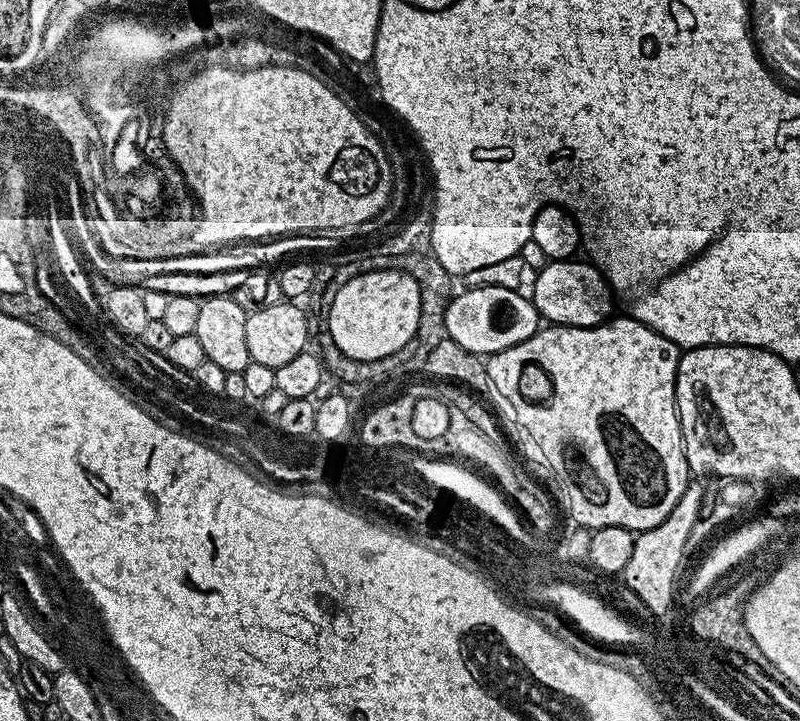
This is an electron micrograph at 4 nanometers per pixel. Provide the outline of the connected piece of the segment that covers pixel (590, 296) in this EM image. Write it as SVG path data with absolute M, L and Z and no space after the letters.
M580 259L548 260L544 268L535 273L536 281L532 284L530 299L537 312L549 325L596 328L613 315L614 293L608 287L604 273L595 263Z

